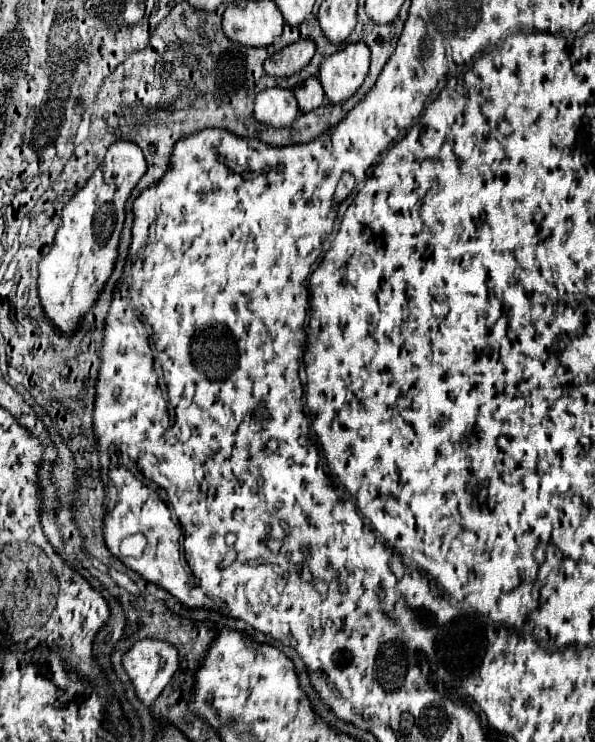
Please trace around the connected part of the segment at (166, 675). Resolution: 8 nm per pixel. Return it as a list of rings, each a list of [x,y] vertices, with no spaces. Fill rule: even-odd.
[[[145,638],[145,640],[137,640],[129,652],[123,654],[121,658],[121,666],[125,670],[125,674],[129,676],[135,694],[139,698],[139,702],[147,708],[153,710],[159,694],[163,692],[163,688],[171,682],[173,674],[177,672],[177,648],[165,640],[155,640],[155,638]]]

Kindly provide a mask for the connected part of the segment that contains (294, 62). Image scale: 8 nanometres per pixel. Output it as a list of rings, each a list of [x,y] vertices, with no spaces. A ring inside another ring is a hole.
[[[299,40],[281,52],[269,56],[263,64],[265,74],[273,78],[289,78],[303,70],[315,54],[315,44],[311,40]]]

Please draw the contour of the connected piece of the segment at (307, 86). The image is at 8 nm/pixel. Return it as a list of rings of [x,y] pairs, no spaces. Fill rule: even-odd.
[[[307,78],[293,92],[295,92],[295,98],[297,98],[297,104],[299,104],[301,112],[311,112],[311,110],[319,108],[325,100],[325,92],[323,92],[321,82],[317,78]]]

